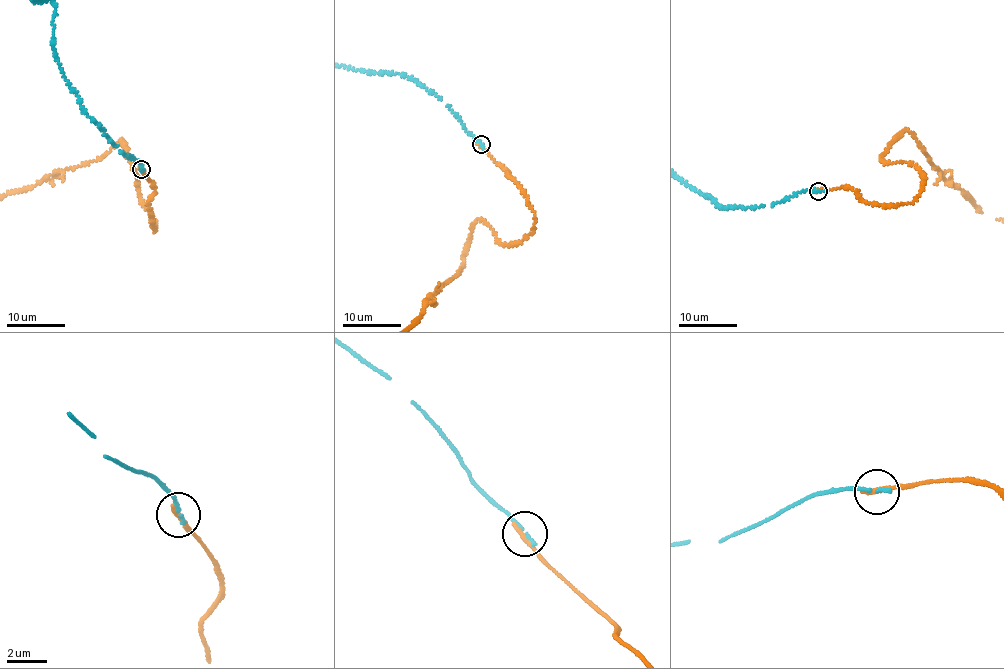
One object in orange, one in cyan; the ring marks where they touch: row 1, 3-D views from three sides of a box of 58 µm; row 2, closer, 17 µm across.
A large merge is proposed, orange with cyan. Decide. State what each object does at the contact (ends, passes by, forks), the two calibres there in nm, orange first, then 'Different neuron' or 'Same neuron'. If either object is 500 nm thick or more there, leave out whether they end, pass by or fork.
At the ring orange ends. At the ring cyan ends. Thickness 280 nm (orange) against 200 nm. Different neuron

